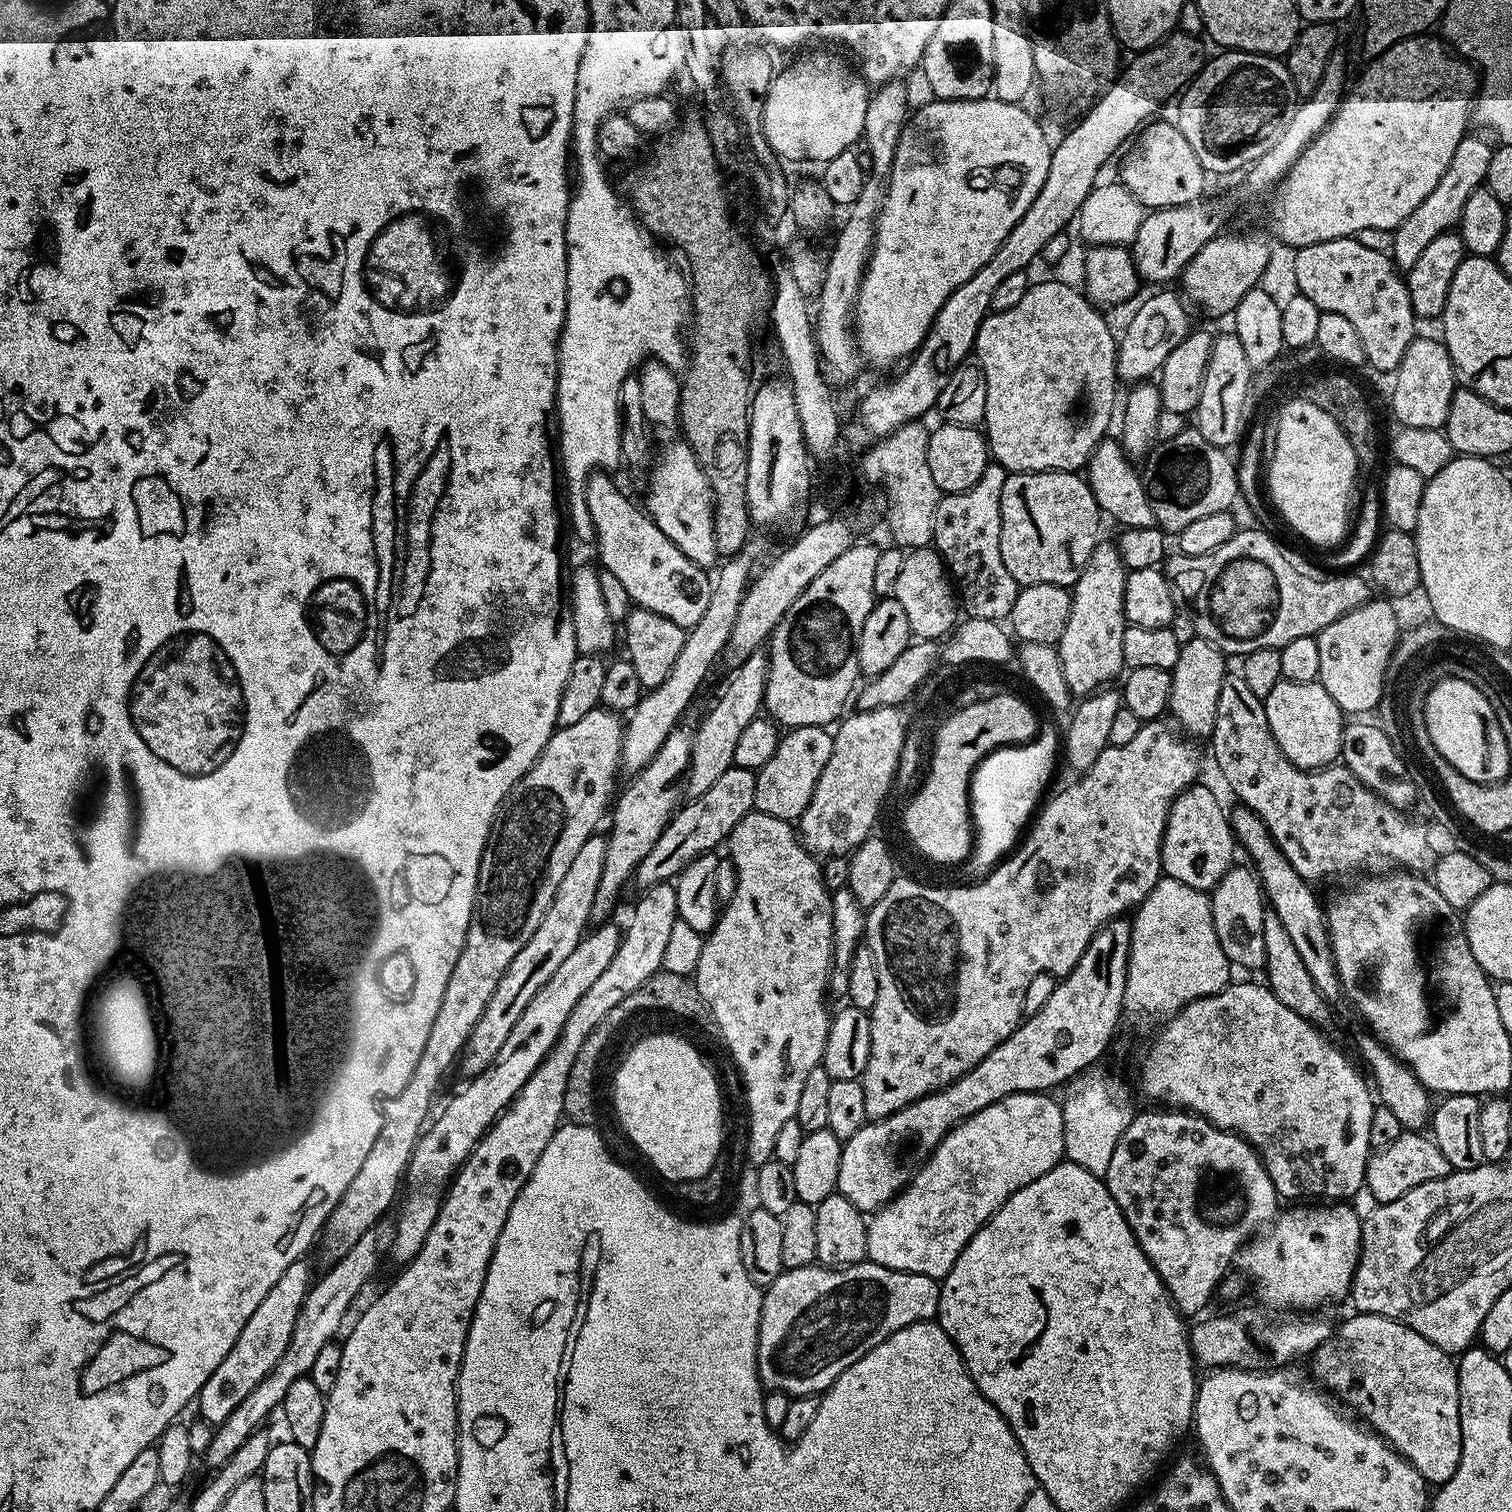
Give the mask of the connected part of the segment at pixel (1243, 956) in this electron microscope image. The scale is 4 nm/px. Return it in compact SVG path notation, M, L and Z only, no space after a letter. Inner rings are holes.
M1233 866L1223 876L1216 887L1211 889L1212 921L1218 934L1218 942L1226 958L1236 967L1263 969L1266 958L1266 946L1262 938L1266 897L1260 880L1251 867Z

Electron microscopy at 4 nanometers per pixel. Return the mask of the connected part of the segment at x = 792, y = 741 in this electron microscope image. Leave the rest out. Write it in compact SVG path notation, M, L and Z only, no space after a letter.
M802 726L789 728L779 737L773 756L755 773L755 811L779 820L799 821L810 804L814 786L818 786L818 778L822 778L822 770L826 770L826 762L830 762L833 733L828 731L824 726Z

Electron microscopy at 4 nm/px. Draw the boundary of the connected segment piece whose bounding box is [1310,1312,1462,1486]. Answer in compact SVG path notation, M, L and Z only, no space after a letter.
M1352 1314L1349 1320L1338 1324L1327 1342L1316 1348L1310 1363L1311 1379L1349 1409L1357 1408L1361 1412L1359 1415L1371 1425L1376 1435L1381 1440L1387 1440L1400 1455L1405 1456L1429 1485L1445 1484L1454 1470L1458 1470L1462 1434L1456 1364L1449 1353L1422 1338L1418 1330L1410 1330L1410 1326L1378 1314Z

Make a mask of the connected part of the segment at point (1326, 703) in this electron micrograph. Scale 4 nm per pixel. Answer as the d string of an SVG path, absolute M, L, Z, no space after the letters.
M1281 679L1280 684L1274 686L1274 690L1270 690L1268 696L1263 697L1263 702L1266 710L1266 722L1270 722L1270 730L1278 742L1282 754L1286 754L1286 758L1290 758L1290 762L1295 768L1309 770L1327 768L1339 757L1346 716L1334 702L1334 698L1330 698L1330 694L1326 694L1326 690L1320 683L1299 684L1298 682Z

